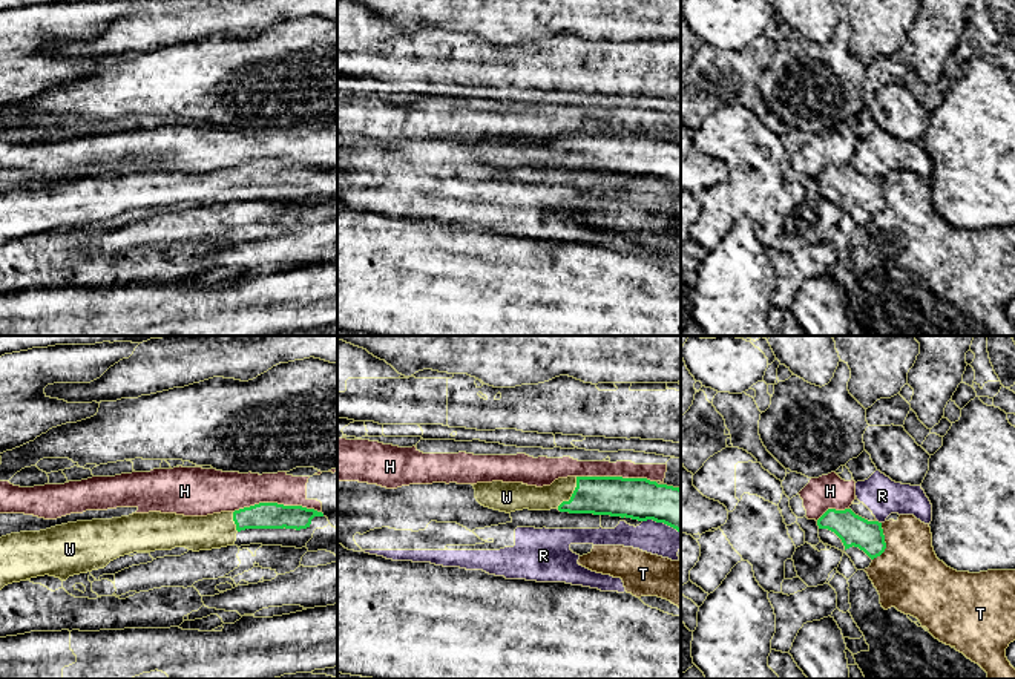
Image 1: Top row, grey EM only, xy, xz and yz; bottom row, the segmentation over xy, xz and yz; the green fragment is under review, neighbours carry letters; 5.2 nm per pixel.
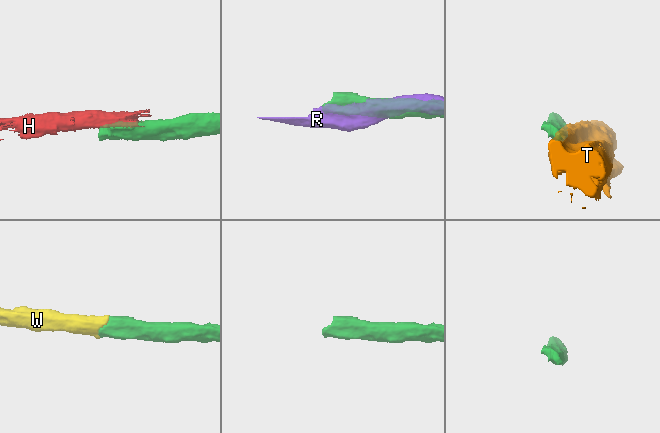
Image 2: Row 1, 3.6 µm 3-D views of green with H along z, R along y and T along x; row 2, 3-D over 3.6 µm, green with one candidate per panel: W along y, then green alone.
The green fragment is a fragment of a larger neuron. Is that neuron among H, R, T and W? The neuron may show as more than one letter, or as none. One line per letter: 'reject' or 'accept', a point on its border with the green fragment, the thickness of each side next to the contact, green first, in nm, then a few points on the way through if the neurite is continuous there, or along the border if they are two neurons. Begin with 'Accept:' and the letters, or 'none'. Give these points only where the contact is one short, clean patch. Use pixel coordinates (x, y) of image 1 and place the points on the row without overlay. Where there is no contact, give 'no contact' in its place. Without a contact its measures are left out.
Accept: W
H: reject; contact xy (276, 160); calibres 140 and 200 nm
R: reject; contact xz (661, 178); calibres 220 and 170 nm
T: reject; contact yz (885, 200); calibres 160 and 360 nm
W: accept; contact xz (572, 150); calibres 200 and 130 nm; way xz (600, 152), (572, 150), (525, 154)

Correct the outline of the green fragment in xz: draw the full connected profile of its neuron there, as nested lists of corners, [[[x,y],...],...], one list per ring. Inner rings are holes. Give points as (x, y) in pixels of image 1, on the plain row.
[[[567,133],[550,143],[477,139],[477,158],[500,169],[550,167],[653,176],[681,189],[681,146],[647,135]]]

